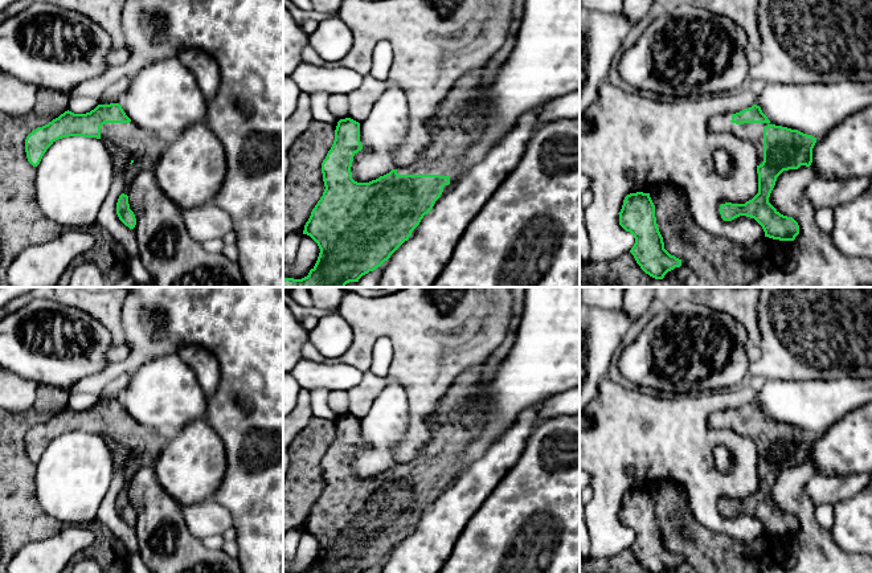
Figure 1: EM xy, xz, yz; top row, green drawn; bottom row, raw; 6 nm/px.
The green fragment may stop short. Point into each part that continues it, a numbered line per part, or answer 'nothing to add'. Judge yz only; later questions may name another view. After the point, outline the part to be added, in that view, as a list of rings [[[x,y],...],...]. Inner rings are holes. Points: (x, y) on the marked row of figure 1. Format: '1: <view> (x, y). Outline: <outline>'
1: yz (753, 132). Outline: [[[721,114],[712,119],[711,127],[717,131],[726,131],[732,132],[741,139],[749,140],[757,152],[758,163],[757,165],[762,164],[763,161],[763,127],[773,123],[744,123],[736,124],[732,123],[732,114]]]

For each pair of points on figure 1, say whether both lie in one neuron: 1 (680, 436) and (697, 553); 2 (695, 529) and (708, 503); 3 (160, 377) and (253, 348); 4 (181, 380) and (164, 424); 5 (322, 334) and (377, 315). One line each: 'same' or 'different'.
1: different
2: different
3: different
4: same
5: different

